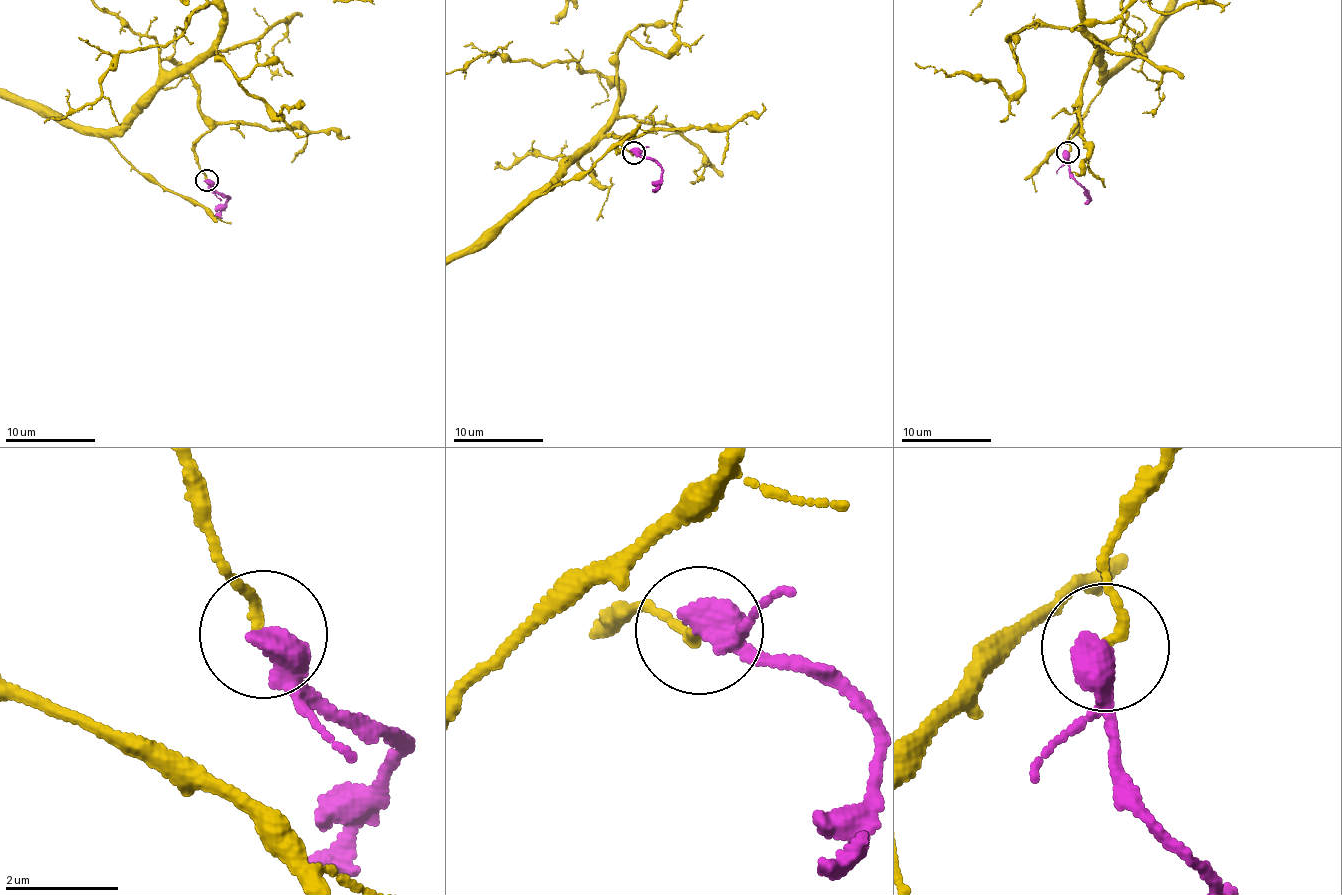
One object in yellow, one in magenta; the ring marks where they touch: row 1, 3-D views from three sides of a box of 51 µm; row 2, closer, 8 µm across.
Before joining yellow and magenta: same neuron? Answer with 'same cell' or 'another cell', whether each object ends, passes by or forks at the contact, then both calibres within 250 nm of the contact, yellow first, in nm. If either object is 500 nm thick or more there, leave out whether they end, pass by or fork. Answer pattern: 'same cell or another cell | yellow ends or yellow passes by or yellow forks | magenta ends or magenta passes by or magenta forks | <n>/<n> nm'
another cell | 180/550 nm

